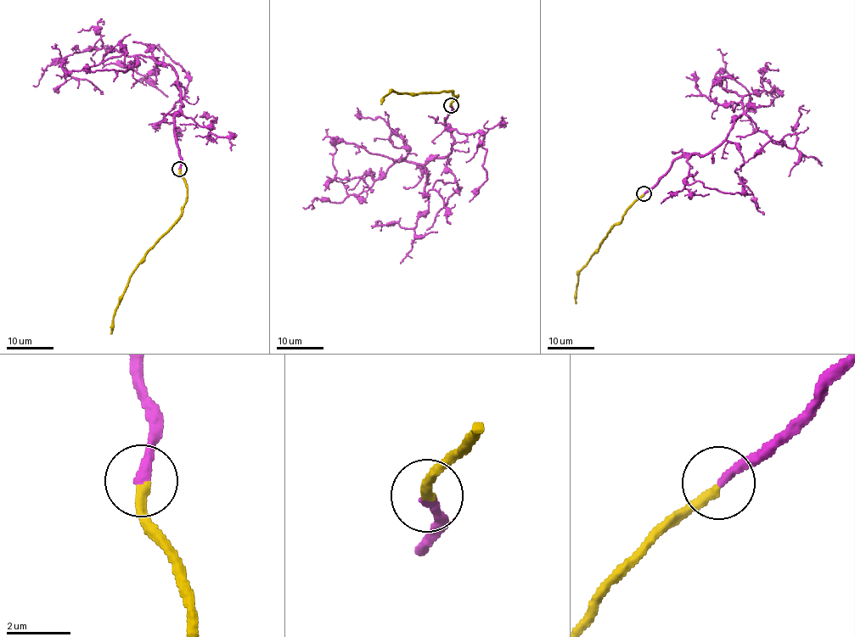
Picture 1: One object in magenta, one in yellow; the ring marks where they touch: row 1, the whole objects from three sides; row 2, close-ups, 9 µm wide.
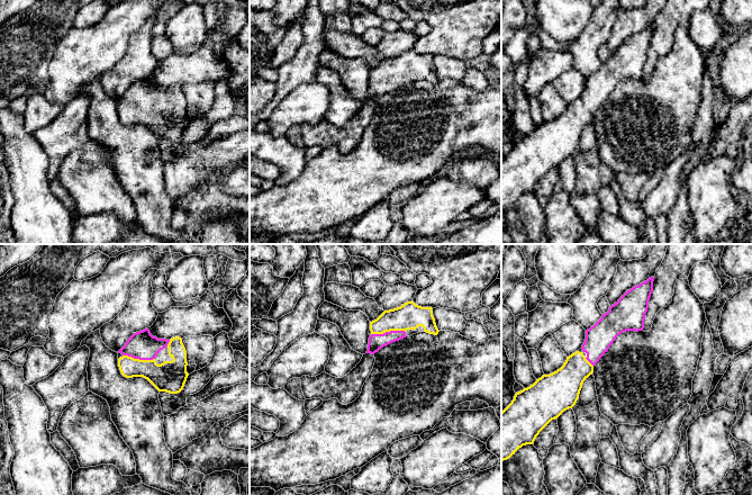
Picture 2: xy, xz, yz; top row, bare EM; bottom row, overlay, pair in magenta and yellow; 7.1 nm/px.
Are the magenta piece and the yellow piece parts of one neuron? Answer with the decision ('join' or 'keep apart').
join

